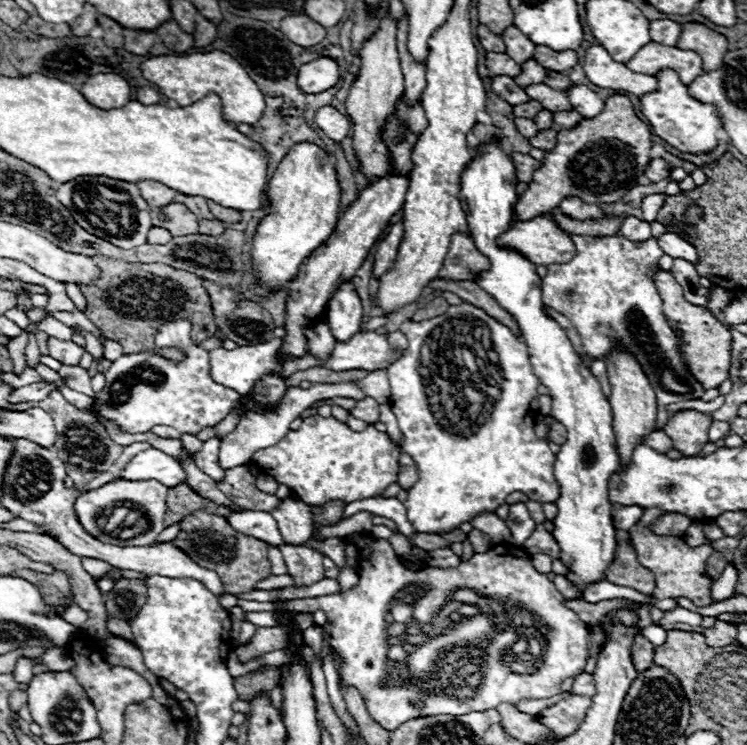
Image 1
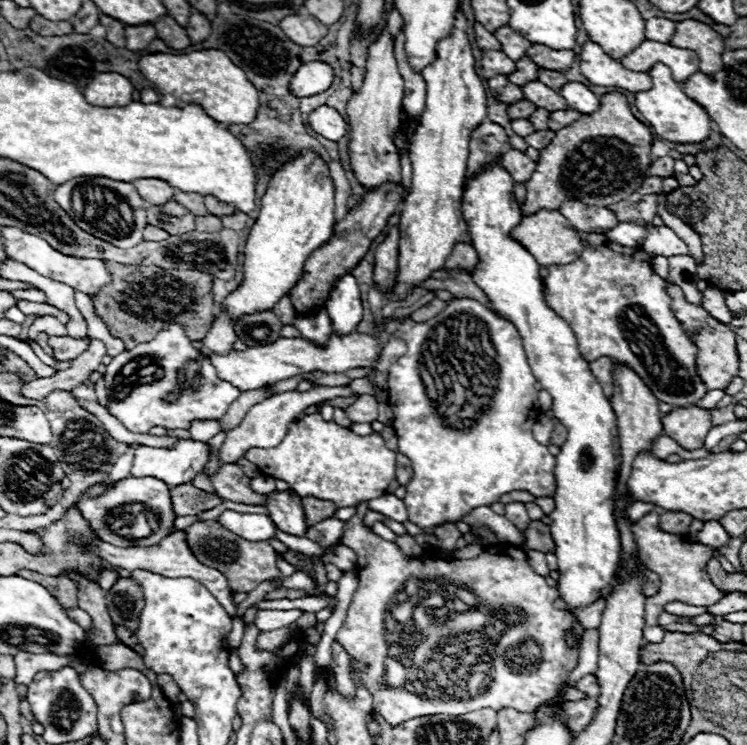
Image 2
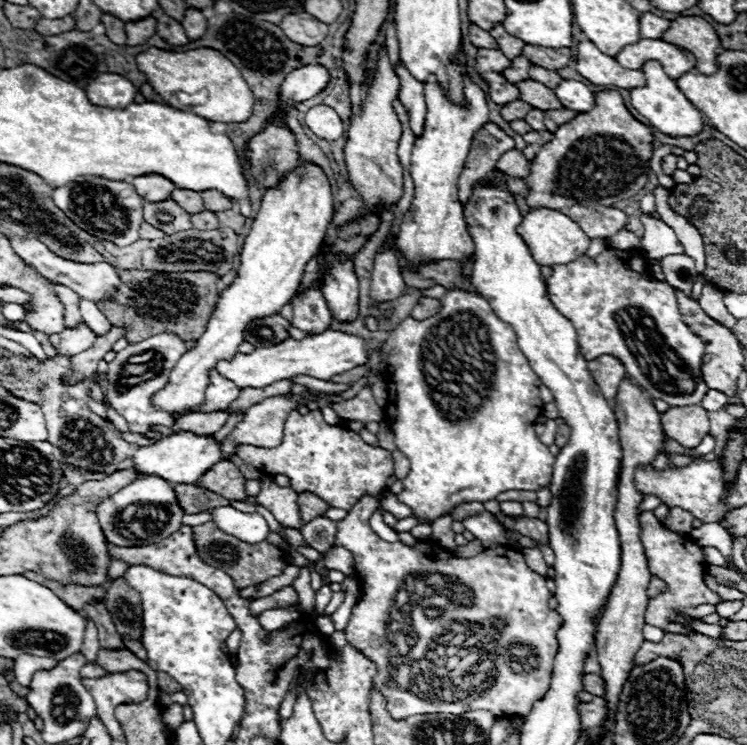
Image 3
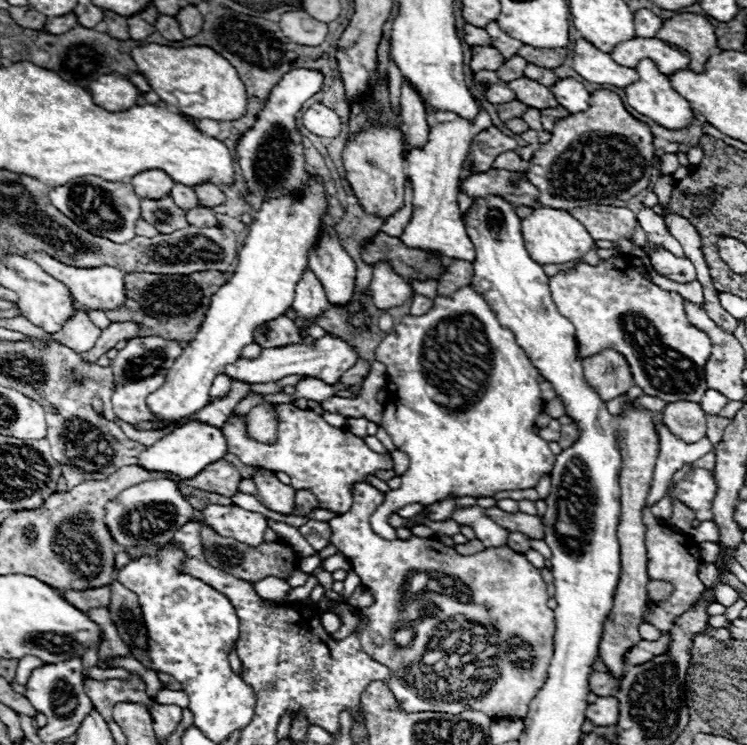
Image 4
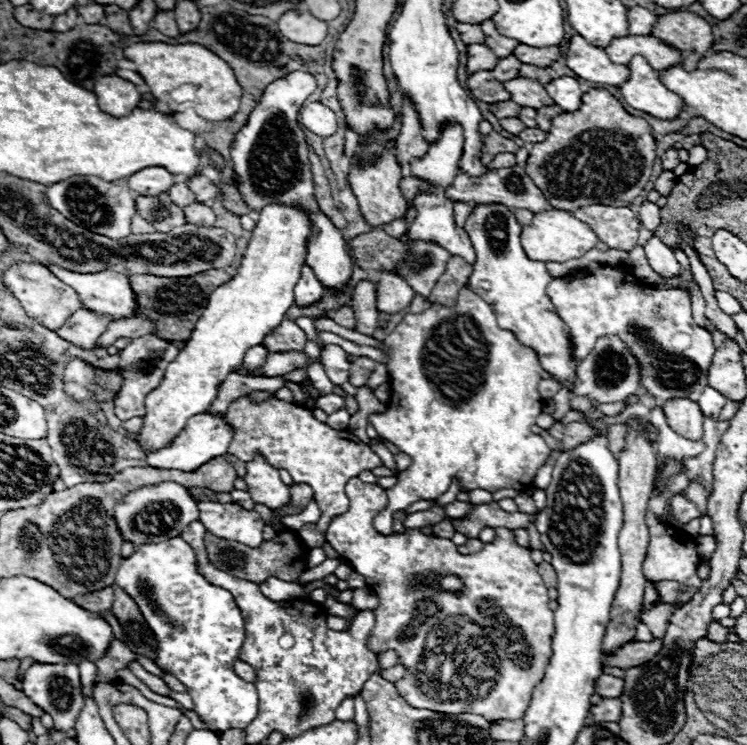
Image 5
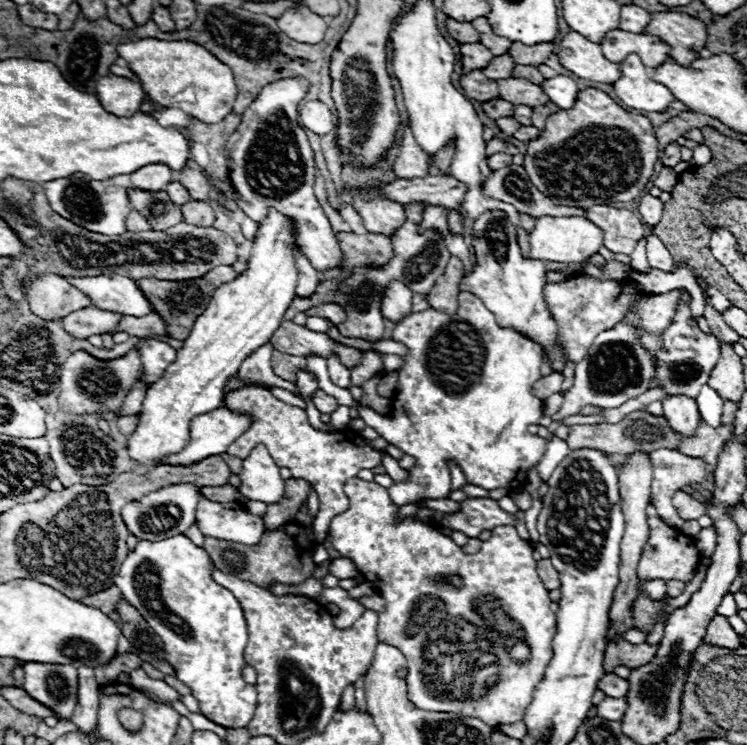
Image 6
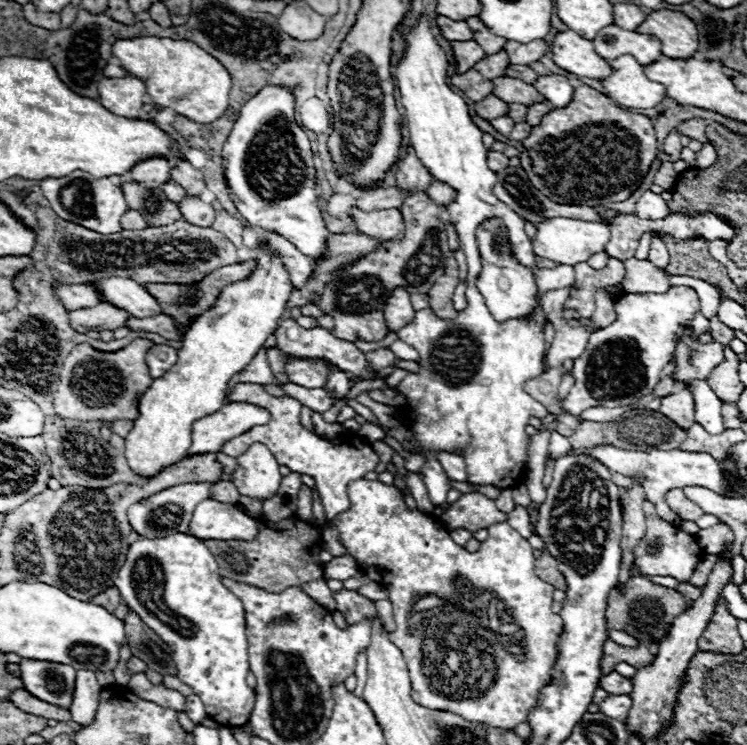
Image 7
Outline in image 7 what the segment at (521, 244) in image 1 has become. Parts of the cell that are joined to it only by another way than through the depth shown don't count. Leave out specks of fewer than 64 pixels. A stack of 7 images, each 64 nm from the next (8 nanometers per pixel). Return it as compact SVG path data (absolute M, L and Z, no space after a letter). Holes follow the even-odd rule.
M550 218L550 220L544 220L542 224L538 224L536 228L538 228L538 234L532 242L534 254L554 260L558 264L570 264L570 266L578 264L578 262L586 262L592 254L604 252L606 244L610 240L610 228L606 224L574 220L574 218Z

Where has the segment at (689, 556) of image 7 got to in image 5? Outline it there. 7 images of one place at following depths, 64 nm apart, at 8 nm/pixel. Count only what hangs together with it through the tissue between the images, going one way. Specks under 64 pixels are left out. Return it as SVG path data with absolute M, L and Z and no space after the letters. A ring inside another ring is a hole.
M646 512L646 524L650 530L650 544L646 550L646 558L642 564L642 574L646 576L646 580L676 580L682 584L682 592L678 596L680 602L688 602L700 588L702 580L696 574L696 568L700 564L700 556L696 552L696 544L692 542L692 546L684 546L688 542L686 534L682 534L680 530L674 530L672 526L660 522L660 518L654 512Z

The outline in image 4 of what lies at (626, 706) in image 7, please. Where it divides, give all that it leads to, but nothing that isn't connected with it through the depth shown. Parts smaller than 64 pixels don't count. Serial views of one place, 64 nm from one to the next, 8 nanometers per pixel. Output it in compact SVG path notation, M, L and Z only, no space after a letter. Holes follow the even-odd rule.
M610 696L610 698L598 698L594 704L590 704L586 708L586 718L594 726L616 724L616 720L618 720L618 700L614 696Z

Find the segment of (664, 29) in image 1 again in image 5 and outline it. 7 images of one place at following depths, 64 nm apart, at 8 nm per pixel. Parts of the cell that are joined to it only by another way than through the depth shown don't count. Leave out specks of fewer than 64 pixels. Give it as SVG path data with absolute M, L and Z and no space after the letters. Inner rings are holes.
M634 6L628 8L628 20L630 20L630 34L640 36L640 34L650 34L656 16L642 6Z

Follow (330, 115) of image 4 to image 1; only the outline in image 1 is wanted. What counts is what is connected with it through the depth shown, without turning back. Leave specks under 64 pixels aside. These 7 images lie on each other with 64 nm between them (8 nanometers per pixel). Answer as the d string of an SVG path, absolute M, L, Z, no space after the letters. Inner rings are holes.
M324 106L324 108L320 108L318 112L316 112L316 116L314 116L314 122L316 122L316 126L330 138L330 140L334 140L334 142L340 142L340 140L344 140L346 136L348 136L348 130L350 130L350 120L348 120L348 116L344 116L344 114L340 114L336 108L332 108L332 106Z

